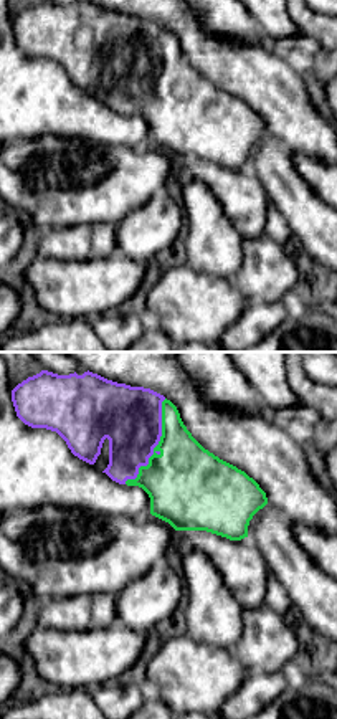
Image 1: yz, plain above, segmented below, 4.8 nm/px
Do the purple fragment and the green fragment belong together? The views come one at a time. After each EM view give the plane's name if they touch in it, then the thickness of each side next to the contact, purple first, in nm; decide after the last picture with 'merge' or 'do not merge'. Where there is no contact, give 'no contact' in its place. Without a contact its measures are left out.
contact in yz; calibres 300 and 380 nm

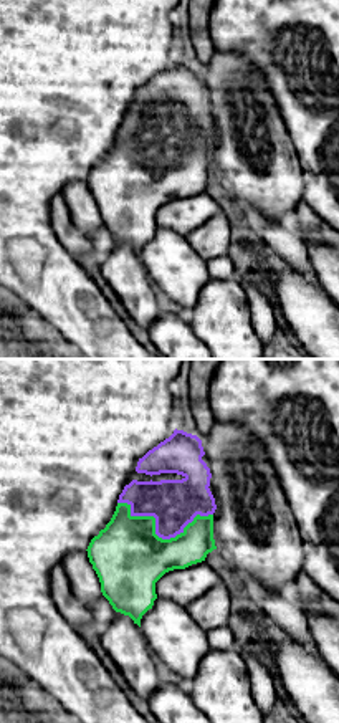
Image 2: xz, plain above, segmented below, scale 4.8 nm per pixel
contact in xz; calibres 240 and 360 nm

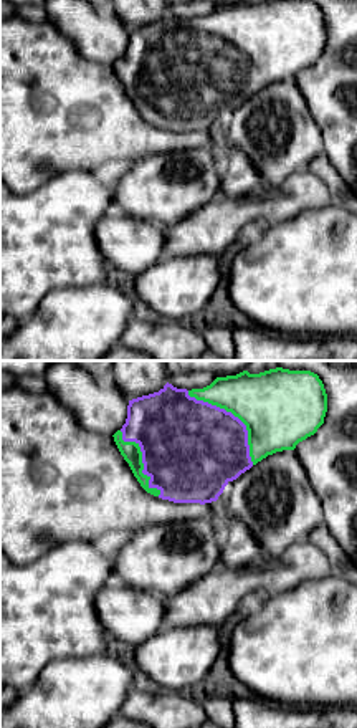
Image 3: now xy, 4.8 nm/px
contact in xy; calibres 460 and 380 nm

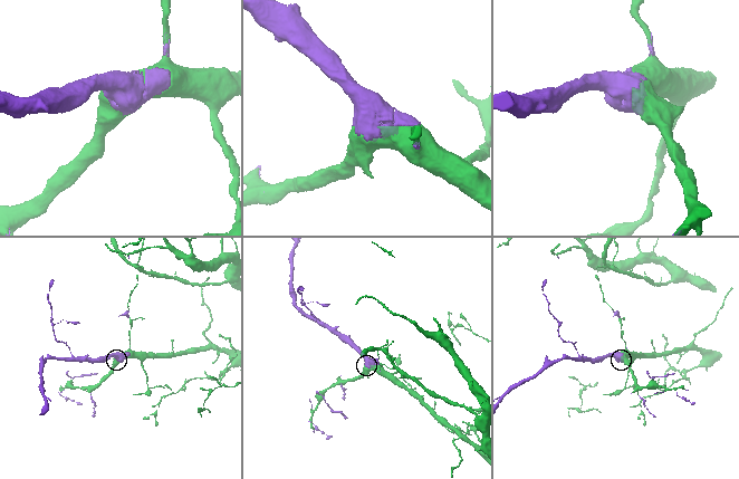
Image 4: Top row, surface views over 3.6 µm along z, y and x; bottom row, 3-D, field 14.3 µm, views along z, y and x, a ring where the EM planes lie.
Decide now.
merge

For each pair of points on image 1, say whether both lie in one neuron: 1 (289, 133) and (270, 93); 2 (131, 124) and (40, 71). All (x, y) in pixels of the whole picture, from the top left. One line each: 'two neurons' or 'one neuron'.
1: one neuron
2: one neuron

